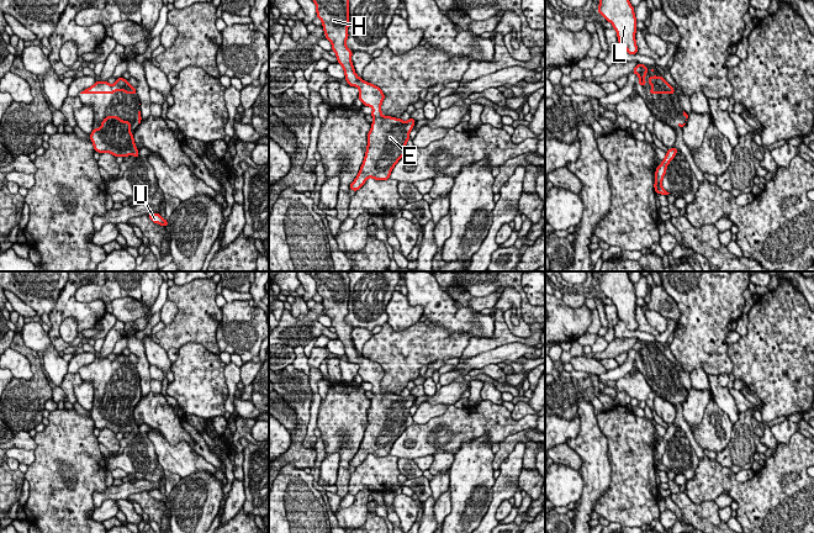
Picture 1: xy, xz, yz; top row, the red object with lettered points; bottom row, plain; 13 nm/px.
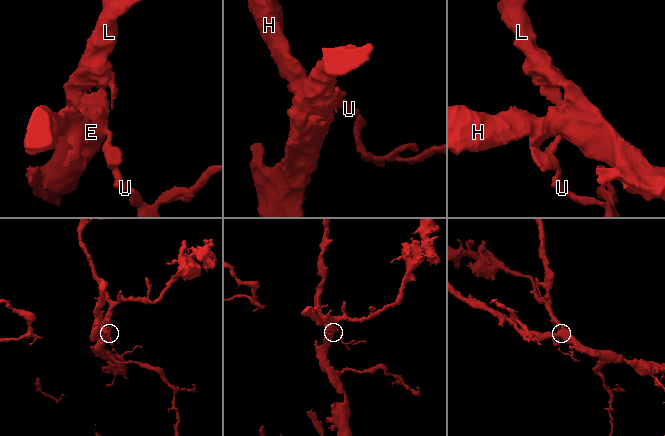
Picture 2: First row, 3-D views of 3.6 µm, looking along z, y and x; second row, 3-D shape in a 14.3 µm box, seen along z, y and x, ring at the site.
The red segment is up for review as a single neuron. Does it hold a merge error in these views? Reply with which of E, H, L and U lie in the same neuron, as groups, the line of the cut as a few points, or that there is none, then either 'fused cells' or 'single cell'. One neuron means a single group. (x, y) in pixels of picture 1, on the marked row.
groups E H L U; cut none; single cell

